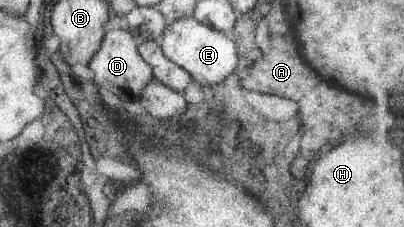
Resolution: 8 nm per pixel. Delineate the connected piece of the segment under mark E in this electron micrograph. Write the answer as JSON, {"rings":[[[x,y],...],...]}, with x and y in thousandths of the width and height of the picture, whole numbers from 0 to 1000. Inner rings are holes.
{"rings":[[[475,70],[411,106],[389,189],[413,264],[453,300],[507,396],[520,396],[527,370],[552,374],[552,352],[597,278],[589,211],[564,150],[488,97]]]}

